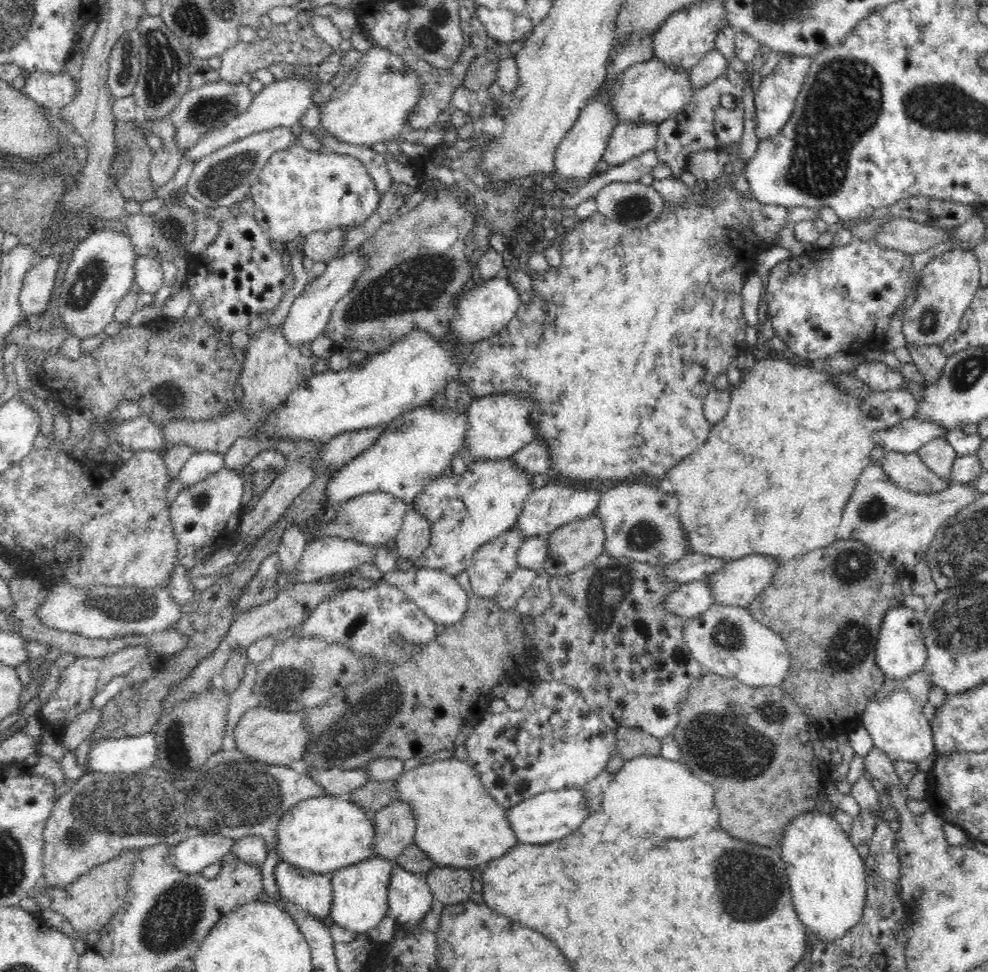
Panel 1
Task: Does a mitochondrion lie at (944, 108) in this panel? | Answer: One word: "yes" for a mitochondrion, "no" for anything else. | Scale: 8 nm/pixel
yes

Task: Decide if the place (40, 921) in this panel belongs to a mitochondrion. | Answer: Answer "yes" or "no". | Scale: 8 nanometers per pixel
no

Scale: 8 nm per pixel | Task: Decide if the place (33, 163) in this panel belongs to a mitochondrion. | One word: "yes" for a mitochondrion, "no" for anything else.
no

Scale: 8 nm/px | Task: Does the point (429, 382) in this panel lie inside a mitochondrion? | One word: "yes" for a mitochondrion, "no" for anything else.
no

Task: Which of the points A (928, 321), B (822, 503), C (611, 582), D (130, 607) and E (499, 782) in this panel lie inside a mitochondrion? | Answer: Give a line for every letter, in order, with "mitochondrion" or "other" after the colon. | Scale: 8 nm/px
A: mitochondrion
B: other
C: mitochondrion
D: mitochondrion
E: other

